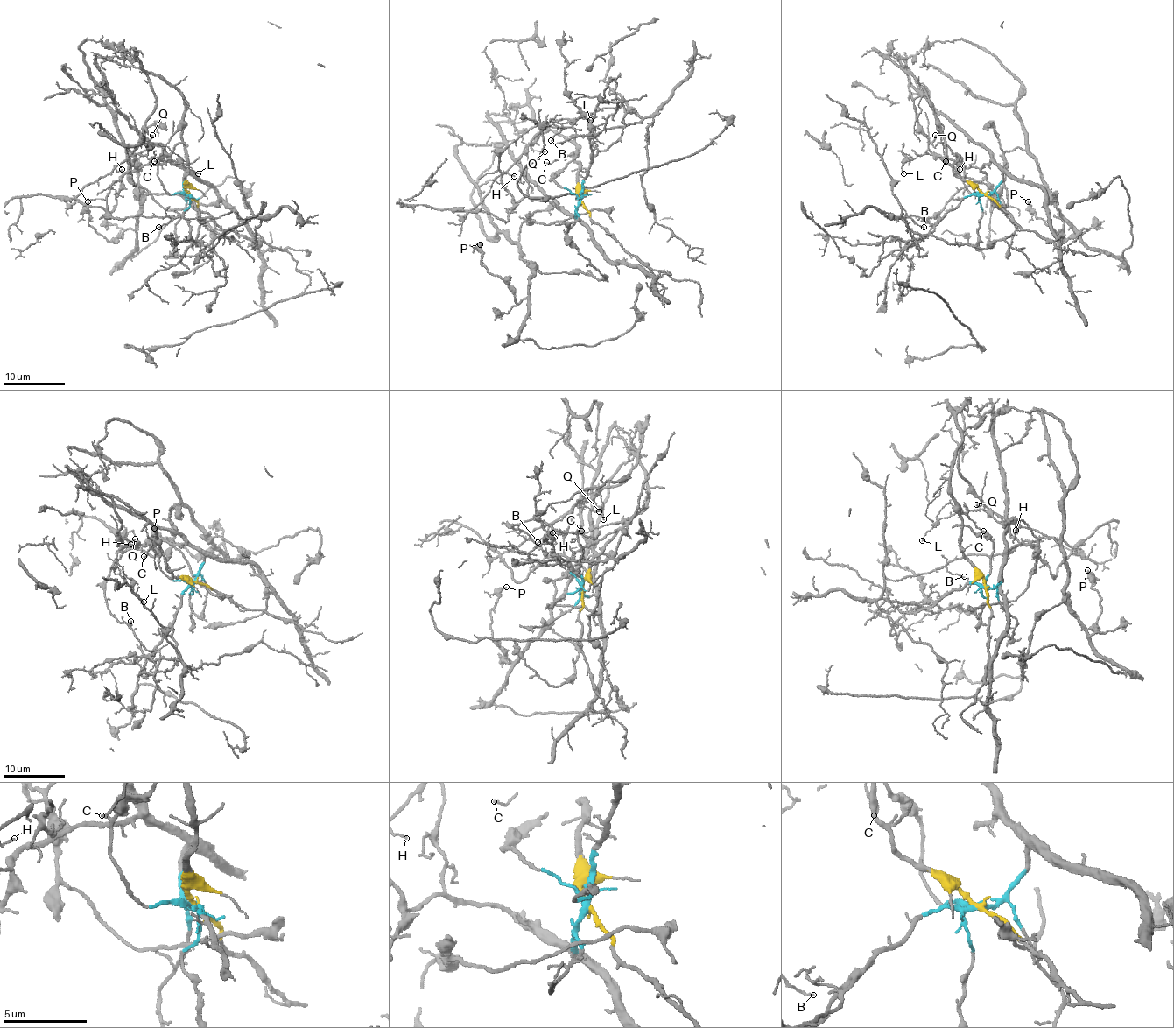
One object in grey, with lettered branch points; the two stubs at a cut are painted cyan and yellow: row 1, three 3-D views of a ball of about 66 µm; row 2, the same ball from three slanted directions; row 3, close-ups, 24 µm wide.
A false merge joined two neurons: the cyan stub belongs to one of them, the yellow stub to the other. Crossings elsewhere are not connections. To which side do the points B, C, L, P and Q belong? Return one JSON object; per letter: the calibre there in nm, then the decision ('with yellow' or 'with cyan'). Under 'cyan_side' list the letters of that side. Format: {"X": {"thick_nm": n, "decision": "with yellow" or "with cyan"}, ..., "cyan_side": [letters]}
{"B": {"thick_nm": 100, "decision": "with cyan"}, "C": {"thick_nm": 130, "decision": "with yellow"}, "L": {"thick_nm": 110, "decision": "with cyan"}, "P": {"thick_nm": 200, "decision": "with cyan"}, "Q": {"thick_nm": 120, "decision": "with yellow"}, "cyan_side": ["B", "L", "P"]}

